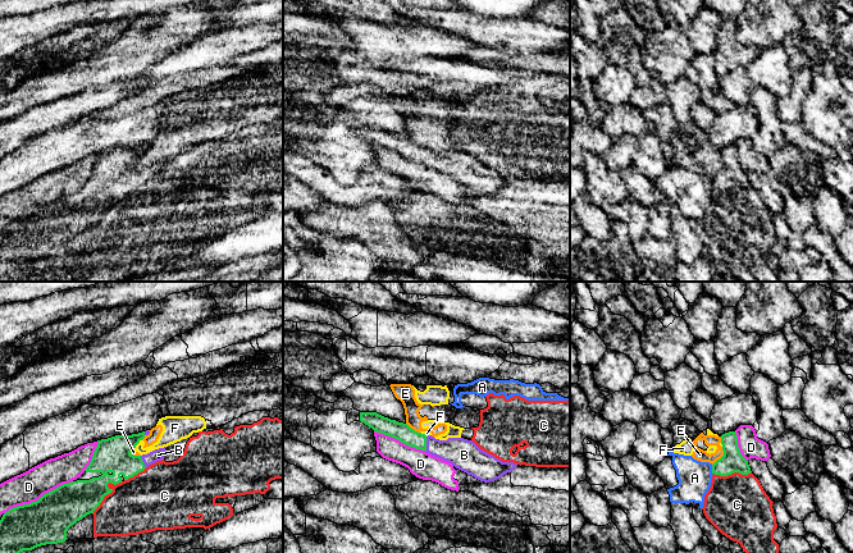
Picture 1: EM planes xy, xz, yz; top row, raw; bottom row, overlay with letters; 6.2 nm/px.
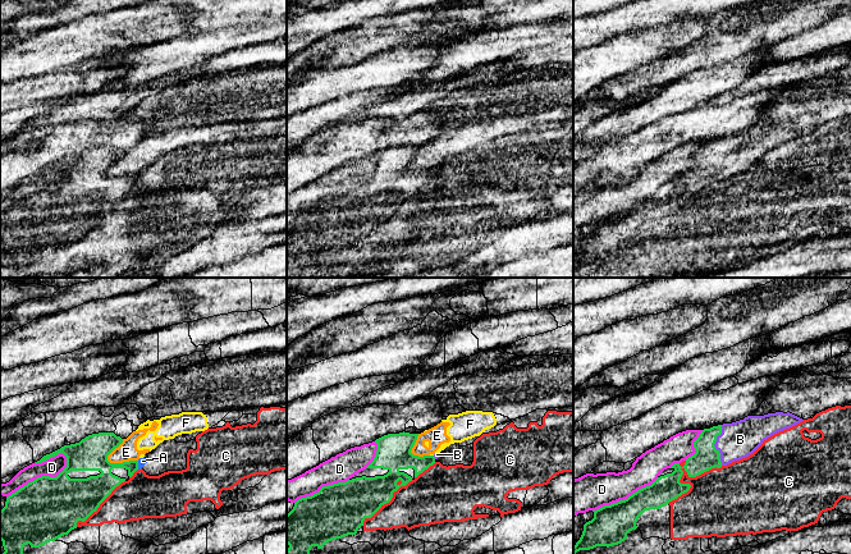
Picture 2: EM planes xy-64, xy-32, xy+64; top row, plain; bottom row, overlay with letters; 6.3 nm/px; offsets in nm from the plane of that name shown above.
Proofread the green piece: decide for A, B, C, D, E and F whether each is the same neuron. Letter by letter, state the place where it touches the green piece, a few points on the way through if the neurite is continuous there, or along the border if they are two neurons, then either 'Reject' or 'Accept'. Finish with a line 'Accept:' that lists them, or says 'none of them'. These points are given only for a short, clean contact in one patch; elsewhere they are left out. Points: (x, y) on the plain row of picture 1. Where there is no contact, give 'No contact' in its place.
A: Touches green at yz (712, 183). Boundary: yz (711, 178), (712, 187). Reject
B: Touches green at xz (425, 158). Path across: xz (401, 145), (425, 158), (464, 168). Accept
C: Touches green at xy (109, 206). Reject
D: Touches green at xy (39, 213). Reject
E: Touches green at yz (723, 169). Reject
F: Touches green at xy (137, 156). Boundary: xy (141, 152), (133, 163). Reject
Accept: B

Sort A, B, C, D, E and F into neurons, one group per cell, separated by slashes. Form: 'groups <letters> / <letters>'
groups A C / B / D / E F

